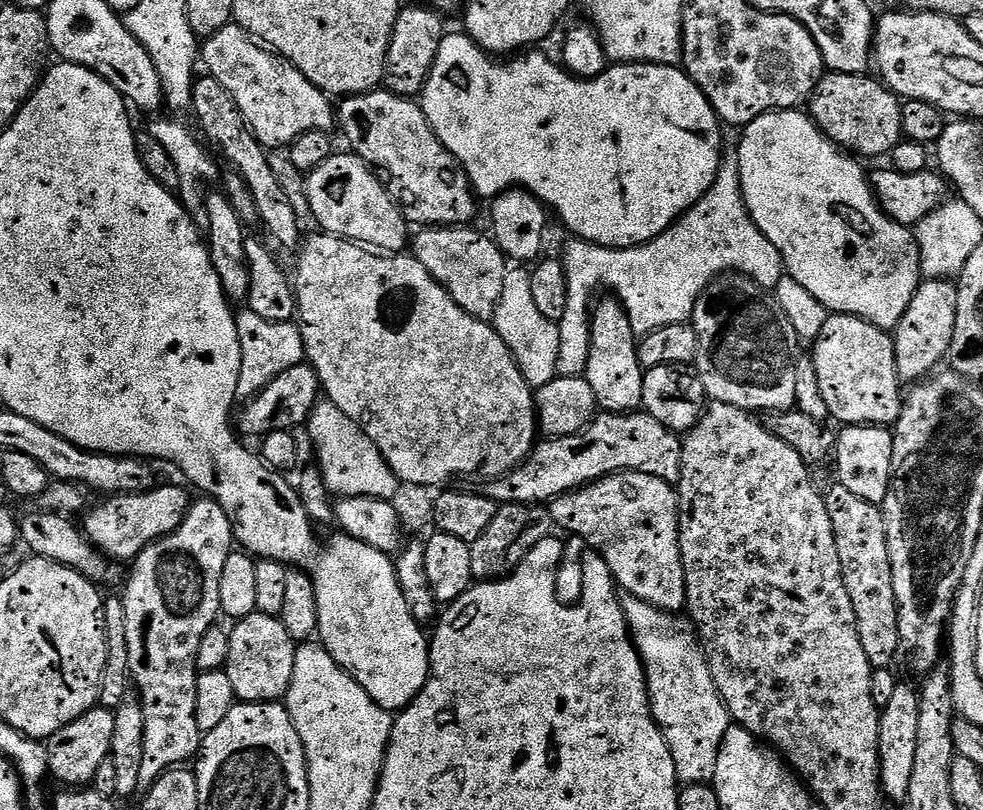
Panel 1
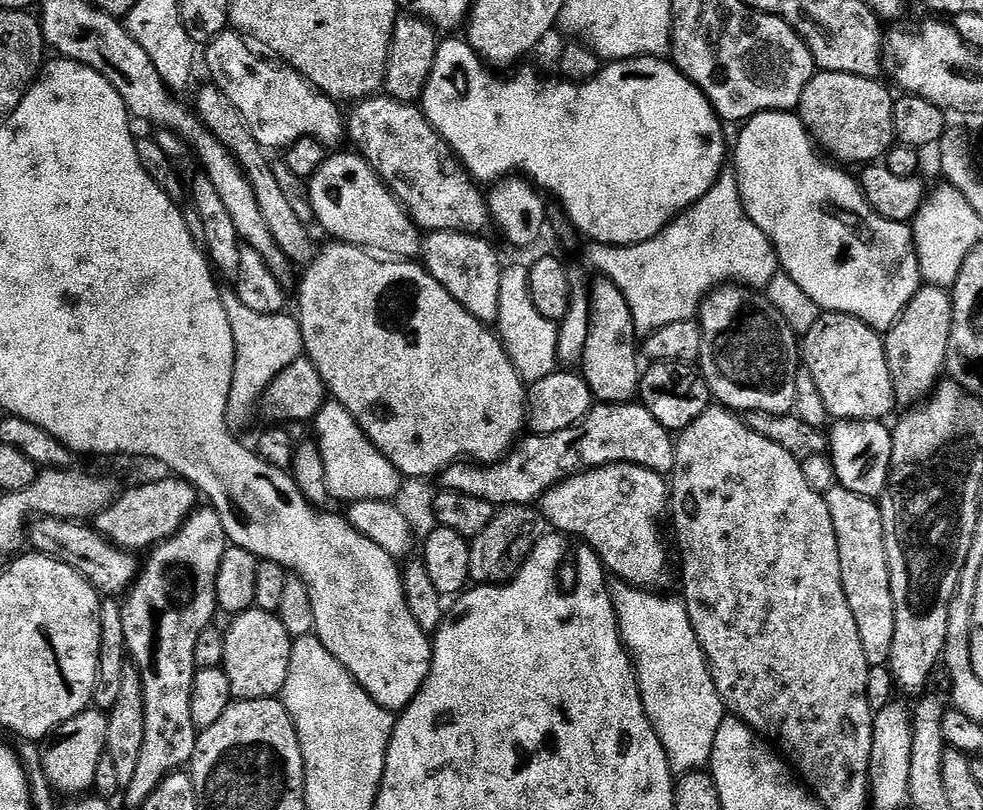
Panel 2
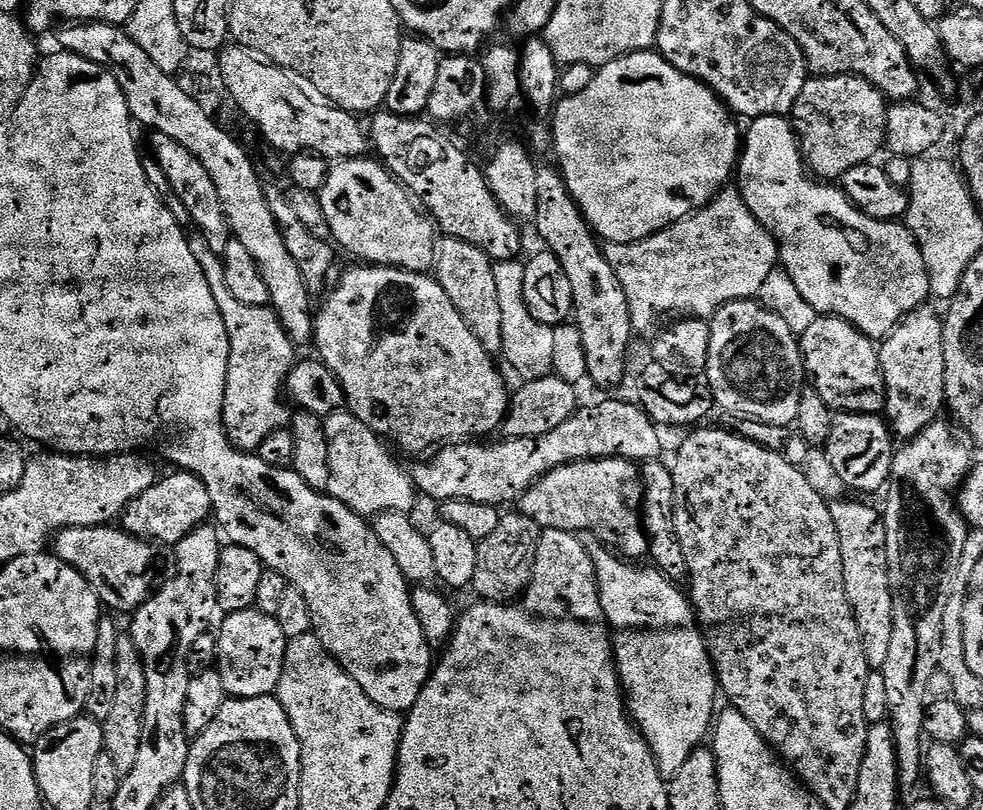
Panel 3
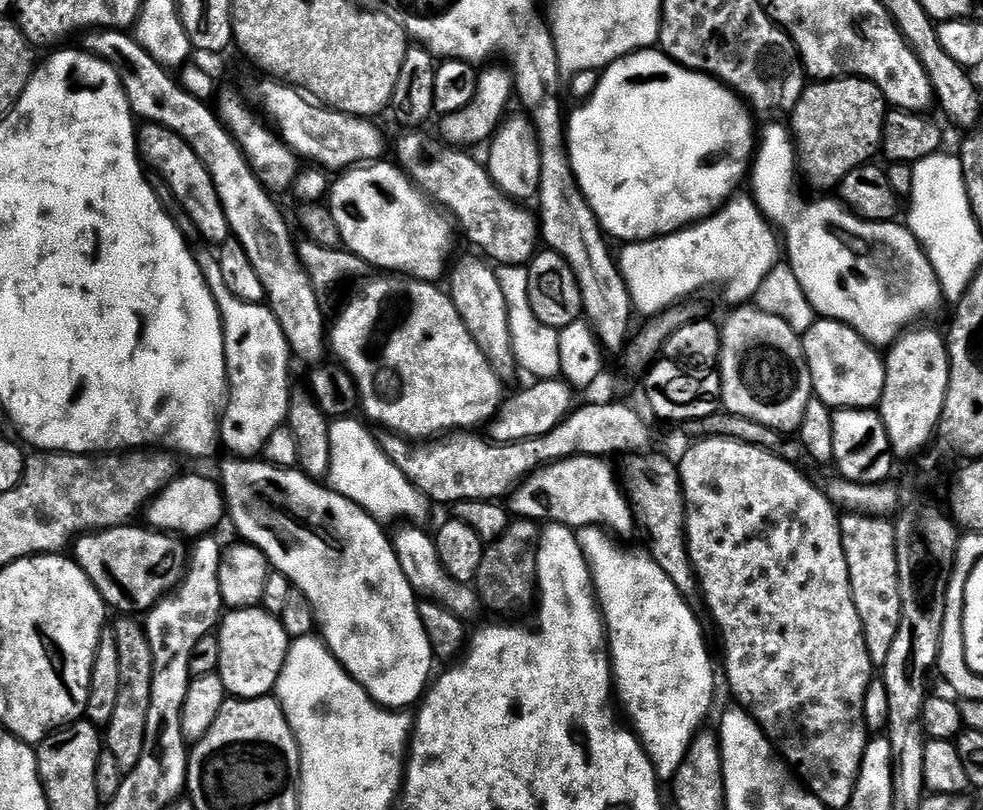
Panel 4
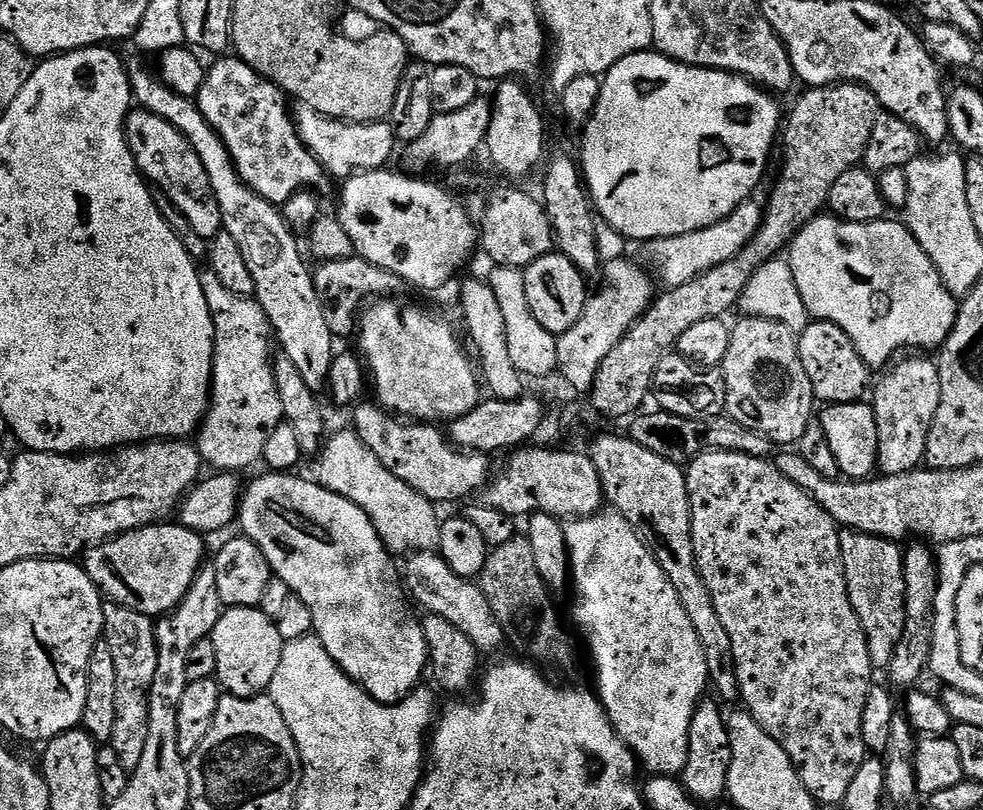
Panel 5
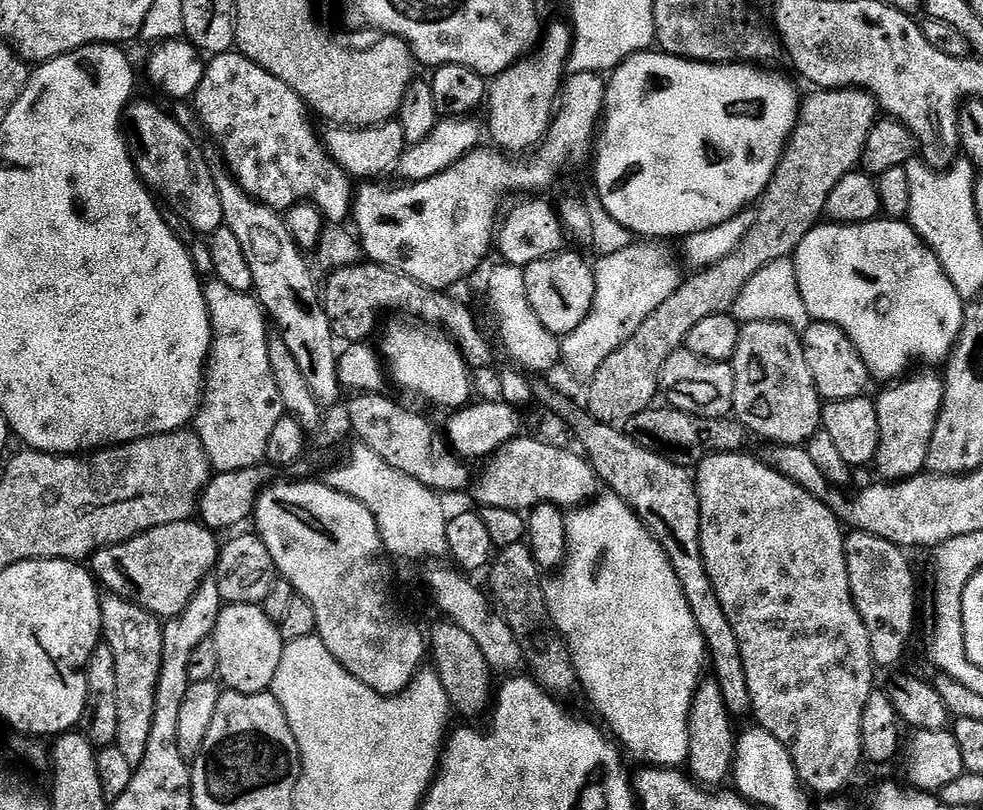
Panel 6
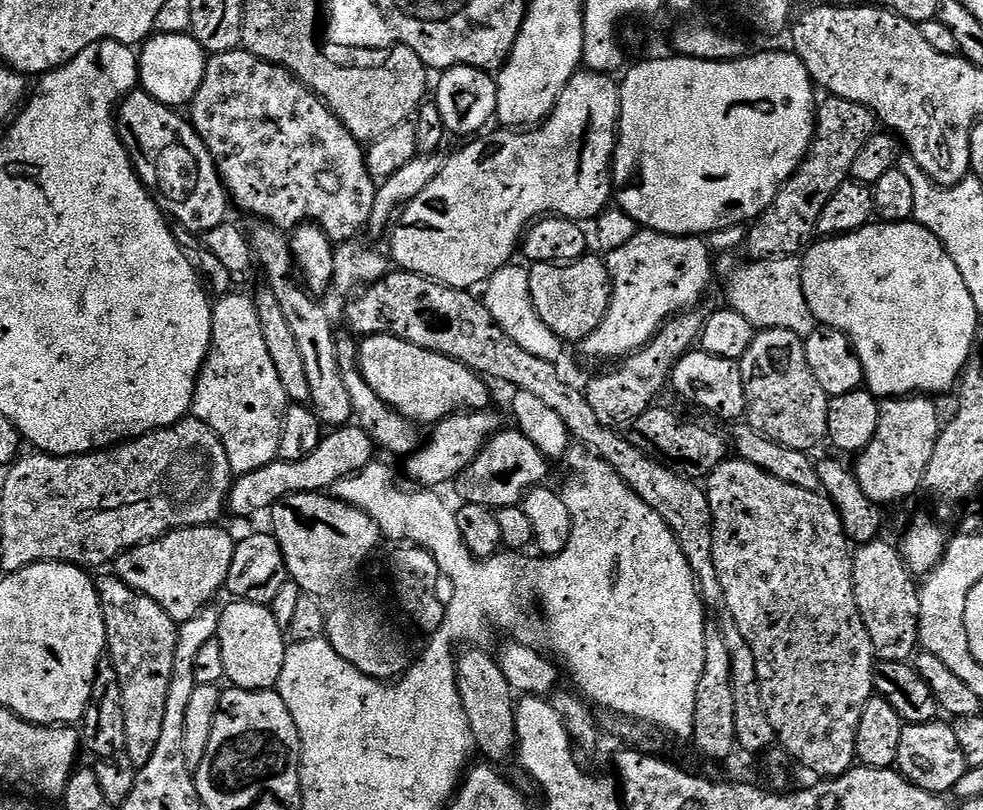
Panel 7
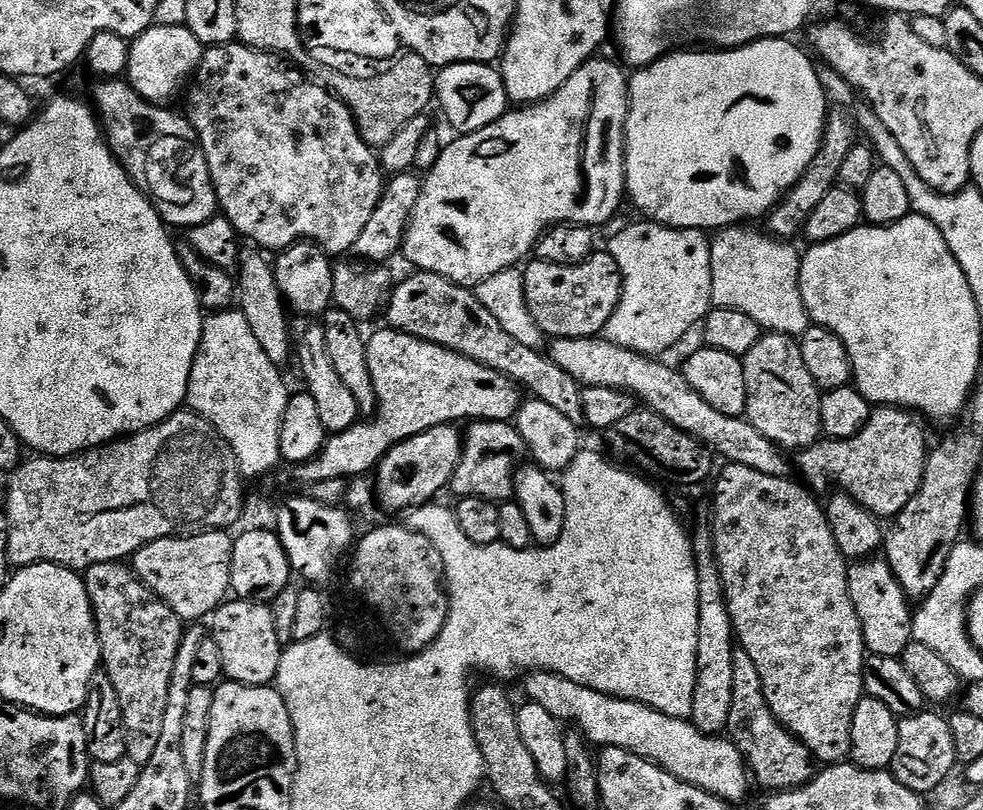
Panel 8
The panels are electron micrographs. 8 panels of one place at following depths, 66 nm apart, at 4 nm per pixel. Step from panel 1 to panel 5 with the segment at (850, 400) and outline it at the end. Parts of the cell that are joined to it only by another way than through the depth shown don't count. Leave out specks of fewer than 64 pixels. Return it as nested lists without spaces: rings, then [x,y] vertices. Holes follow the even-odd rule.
[[[828,320],[809,322],[806,330],[799,333],[798,343],[802,366],[806,366],[806,374],[810,374],[812,395],[817,401],[824,400],[825,405],[845,404],[863,401],[867,397],[864,395],[868,392],[873,373],[842,329]]]

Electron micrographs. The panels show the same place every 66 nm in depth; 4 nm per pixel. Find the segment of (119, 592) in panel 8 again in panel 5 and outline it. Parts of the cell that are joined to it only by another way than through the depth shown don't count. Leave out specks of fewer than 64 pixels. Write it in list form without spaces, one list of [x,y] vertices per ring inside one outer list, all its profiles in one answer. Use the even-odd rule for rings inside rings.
[[[111,602],[104,605],[103,639],[114,654],[114,666],[118,669],[118,718],[114,722],[114,734],[110,746],[118,754],[122,766],[130,774],[142,762],[142,750],[146,750],[148,737],[148,701],[154,682],[154,674],[158,670],[158,646],[156,645],[156,624],[153,617],[142,614],[138,610],[130,610],[121,604]]]

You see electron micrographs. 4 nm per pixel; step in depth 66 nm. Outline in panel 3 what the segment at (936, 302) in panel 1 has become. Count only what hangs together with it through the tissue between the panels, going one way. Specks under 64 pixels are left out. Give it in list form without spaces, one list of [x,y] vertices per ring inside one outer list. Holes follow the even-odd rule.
[[[921,306],[897,324],[891,336],[879,345],[880,365],[884,371],[884,399],[886,420],[891,431],[901,441],[915,440],[926,431],[941,415],[940,407],[945,407],[944,387],[946,386],[946,354],[944,353],[944,320],[929,306]]]

